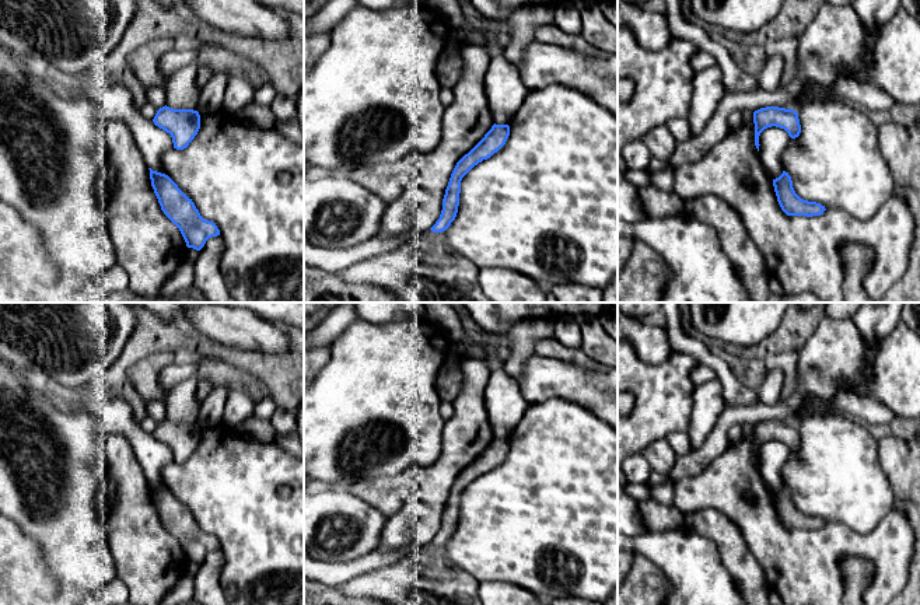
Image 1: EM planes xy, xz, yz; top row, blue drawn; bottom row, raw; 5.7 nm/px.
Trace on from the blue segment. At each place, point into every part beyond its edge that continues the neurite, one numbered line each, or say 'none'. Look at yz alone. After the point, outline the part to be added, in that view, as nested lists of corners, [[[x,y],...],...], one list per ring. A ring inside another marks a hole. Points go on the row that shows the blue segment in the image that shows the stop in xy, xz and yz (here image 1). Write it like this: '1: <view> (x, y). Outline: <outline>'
none

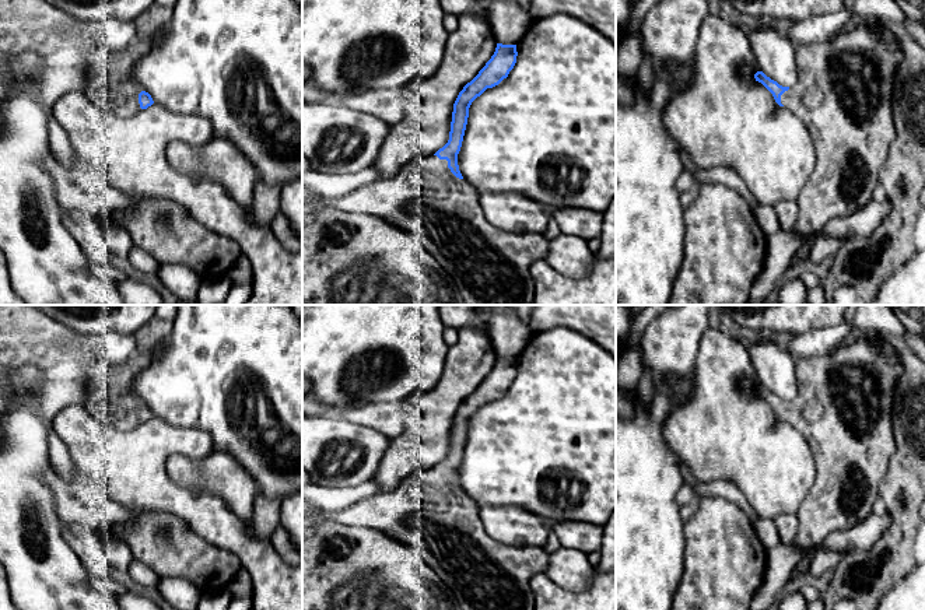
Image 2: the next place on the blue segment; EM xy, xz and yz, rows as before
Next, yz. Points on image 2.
1: yz (844, 95). Outline: [[[875,24],[859,25],[852,31],[837,34],[828,41],[798,45],[795,52],[799,81],[781,95],[781,104],[807,126],[816,146],[816,166],[795,200],[798,218],[792,229],[807,238],[820,231],[830,220],[863,208],[879,190],[879,172],[896,140],[893,94],[903,50],[890,29],[883,24]]]

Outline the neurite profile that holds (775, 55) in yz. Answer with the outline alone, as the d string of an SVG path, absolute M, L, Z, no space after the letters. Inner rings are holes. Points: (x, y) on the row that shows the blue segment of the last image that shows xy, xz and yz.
M761 25L749 34L750 45L763 73L782 87L799 81L793 43L771 25Z

